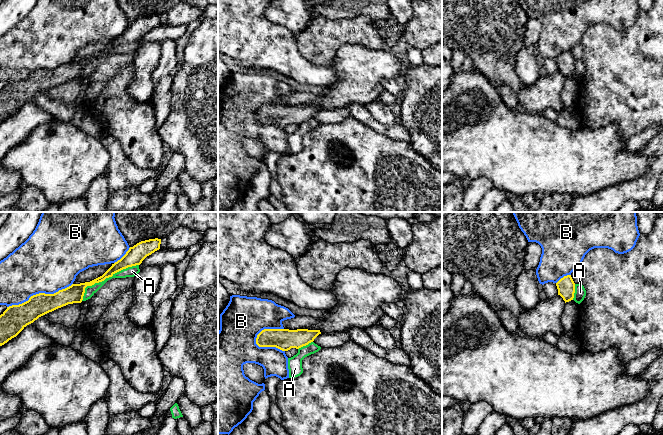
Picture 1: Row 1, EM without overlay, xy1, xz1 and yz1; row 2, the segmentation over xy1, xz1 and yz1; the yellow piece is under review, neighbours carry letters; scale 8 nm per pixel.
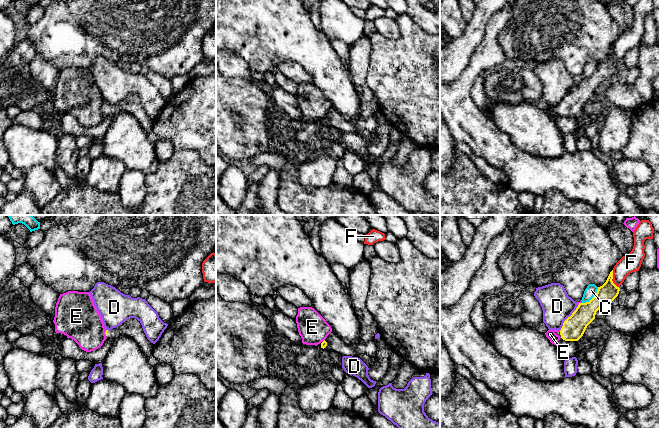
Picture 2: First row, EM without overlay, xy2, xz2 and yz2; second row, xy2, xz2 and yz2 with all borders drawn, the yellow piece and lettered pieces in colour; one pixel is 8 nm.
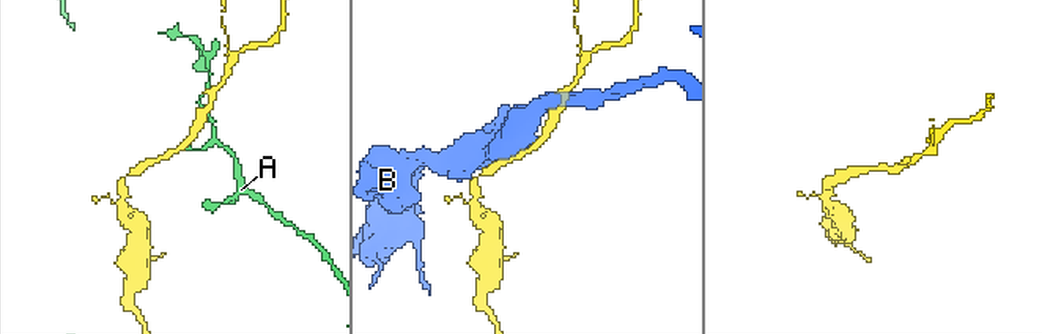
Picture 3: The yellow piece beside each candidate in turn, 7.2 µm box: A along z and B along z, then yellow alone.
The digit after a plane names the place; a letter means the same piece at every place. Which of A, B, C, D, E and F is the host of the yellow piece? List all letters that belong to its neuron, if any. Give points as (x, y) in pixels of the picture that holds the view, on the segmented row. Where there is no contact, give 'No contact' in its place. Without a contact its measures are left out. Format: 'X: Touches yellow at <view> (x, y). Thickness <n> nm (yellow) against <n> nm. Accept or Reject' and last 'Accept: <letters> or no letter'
A: Touches yellow at xy1 (105, 278). Thickness 120 nm (yellow) against 80 nm. Reject
B: Touches yellow at xy1 (39, 293). Thickness 190 nm (yellow) against 480 nm. Reject
C: Touches yellow at yz2 (593, 297). Thickness 160 nm (yellow) against 90 nm. Reject
D: Touches yellow at yz2 (566, 319). Thickness 180 nm (yellow) against 240 nm. Reject
E: Touches yellow at yz2 (578, 305). Thickness 180 nm (yellow) against 20 nm. Reject
F: Touches yellow at yz2 (612, 278). Thickness 150 nm (yellow) against 150 nm. Reject
Accept: no letter

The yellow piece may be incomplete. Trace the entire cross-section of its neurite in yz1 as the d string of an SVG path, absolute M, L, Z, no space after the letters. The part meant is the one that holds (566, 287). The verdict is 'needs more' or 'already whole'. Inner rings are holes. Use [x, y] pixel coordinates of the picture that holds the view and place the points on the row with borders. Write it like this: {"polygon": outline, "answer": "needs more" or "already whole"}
{"polygon": "M571 275L564 276L556 283L558 289L558 295L560 295L563 300L569 302L573 300L575 293L575 283Z", "answer": "already whole"}

